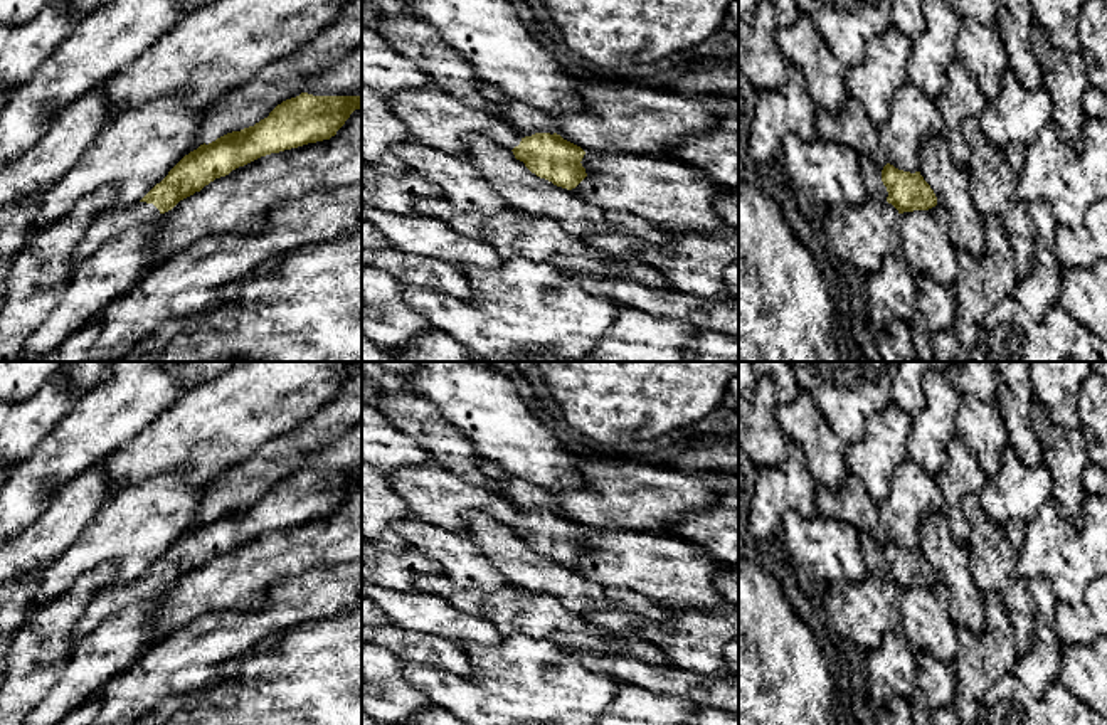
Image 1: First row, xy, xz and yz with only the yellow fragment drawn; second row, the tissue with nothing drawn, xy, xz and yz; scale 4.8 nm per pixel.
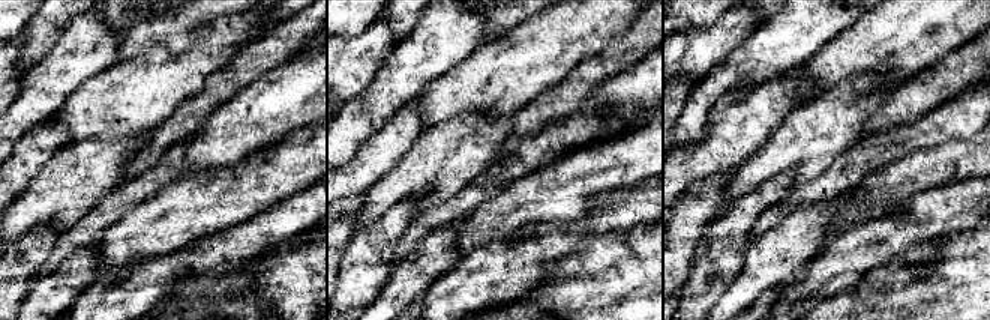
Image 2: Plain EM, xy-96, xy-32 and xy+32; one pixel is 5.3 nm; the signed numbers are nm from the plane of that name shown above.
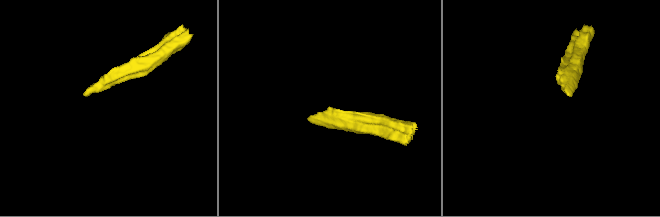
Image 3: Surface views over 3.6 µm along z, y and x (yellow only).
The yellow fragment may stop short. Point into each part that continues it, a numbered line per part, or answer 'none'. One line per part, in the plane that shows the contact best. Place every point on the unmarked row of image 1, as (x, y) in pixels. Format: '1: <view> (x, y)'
1: xz (525, 497)

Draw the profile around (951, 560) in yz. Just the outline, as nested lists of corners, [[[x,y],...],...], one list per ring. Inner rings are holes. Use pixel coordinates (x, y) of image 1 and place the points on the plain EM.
[[[942,510],[922,518],[919,535],[920,552],[949,590],[954,624],[981,634],[986,629],[986,595],[974,582],[969,547],[954,540]]]

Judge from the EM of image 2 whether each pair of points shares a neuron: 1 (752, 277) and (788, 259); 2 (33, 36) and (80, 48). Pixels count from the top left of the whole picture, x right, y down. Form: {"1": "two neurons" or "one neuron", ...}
{"1": "one neuron", "2": "two neurons"}

